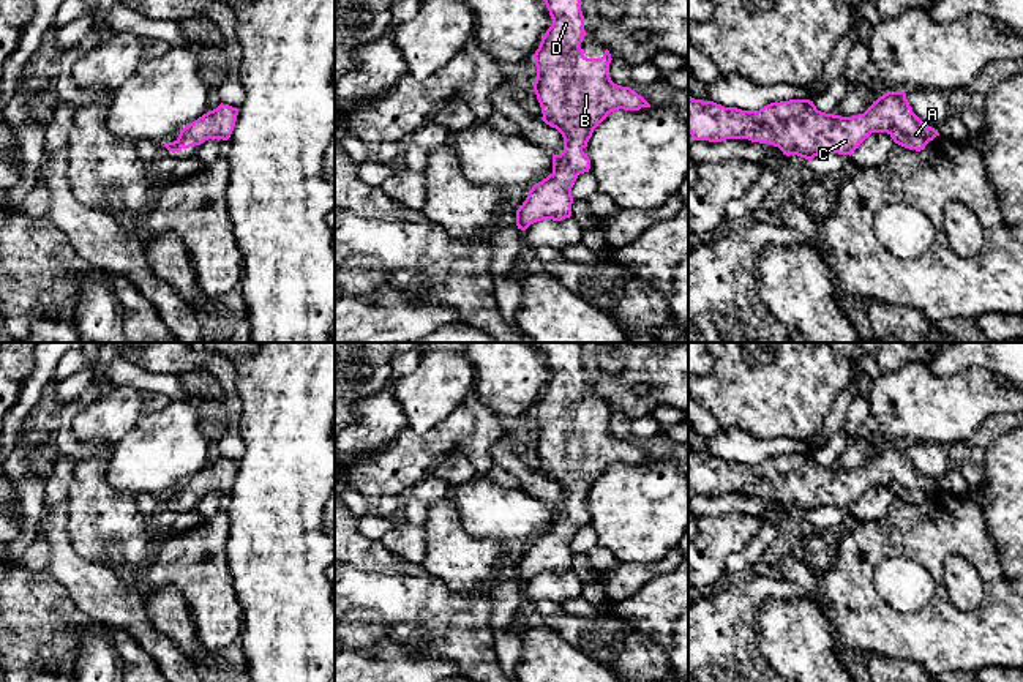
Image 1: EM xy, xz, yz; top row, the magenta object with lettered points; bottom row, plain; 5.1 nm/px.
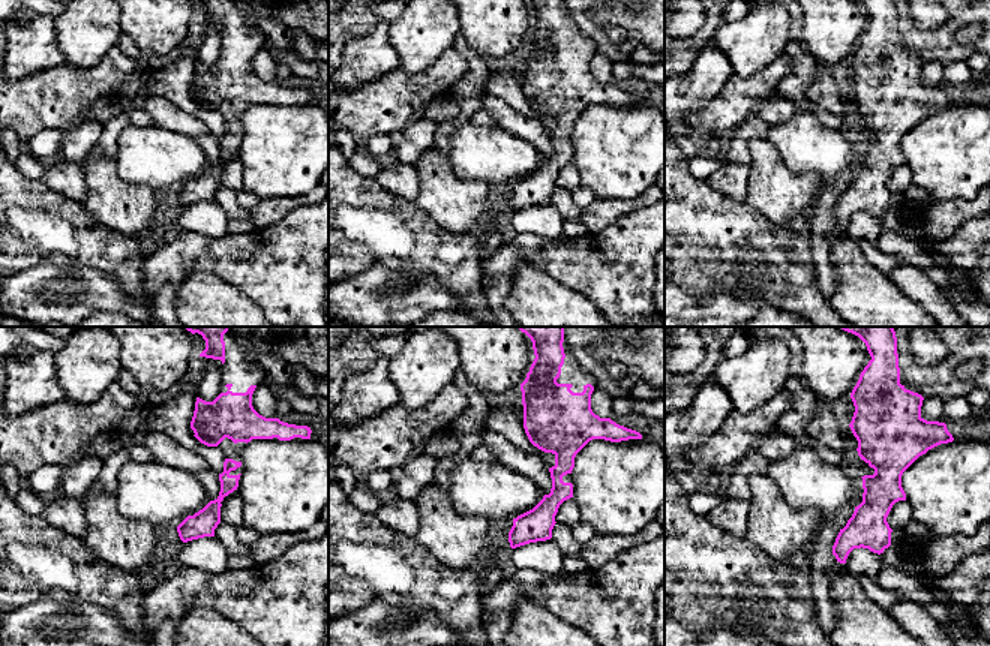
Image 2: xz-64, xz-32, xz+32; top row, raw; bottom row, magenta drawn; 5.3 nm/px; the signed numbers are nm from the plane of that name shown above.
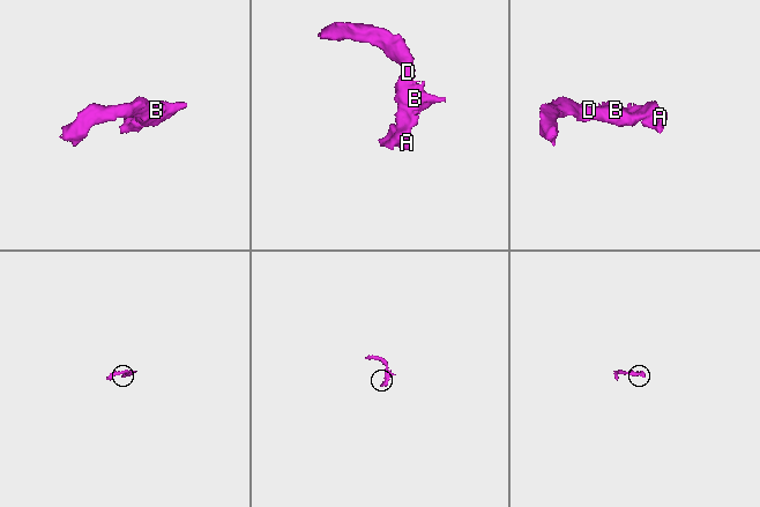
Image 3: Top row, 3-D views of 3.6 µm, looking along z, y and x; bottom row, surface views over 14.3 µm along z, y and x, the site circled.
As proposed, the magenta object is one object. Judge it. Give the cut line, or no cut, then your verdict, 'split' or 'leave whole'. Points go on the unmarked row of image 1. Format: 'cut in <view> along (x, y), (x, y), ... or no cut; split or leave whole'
no cut; leave whole

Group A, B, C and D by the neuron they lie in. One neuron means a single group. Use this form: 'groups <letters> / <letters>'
groups A B C D

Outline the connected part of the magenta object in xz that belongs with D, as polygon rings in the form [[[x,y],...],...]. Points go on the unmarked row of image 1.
[[[581,343],[526,344],[543,352],[553,373],[534,407],[534,445],[541,474],[562,488],[564,505],[553,507],[553,526],[532,540],[516,564],[521,584],[537,575],[570,571],[571,541],[578,529],[590,523],[590,513],[583,504],[594,483],[614,464],[650,461],[635,444],[611,434],[613,412],[608,403],[601,412],[587,412],[579,401],[586,388]]]

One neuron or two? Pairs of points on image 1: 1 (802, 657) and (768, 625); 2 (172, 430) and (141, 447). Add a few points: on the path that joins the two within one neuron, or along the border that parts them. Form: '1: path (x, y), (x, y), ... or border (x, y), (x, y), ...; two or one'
1: path (794, 652), (775, 633); one
2: path (164, 438), (155, 447), (149, 447); one

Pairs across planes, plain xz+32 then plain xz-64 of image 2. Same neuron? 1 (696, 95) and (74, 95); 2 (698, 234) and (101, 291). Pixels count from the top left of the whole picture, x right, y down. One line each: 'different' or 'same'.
1: different
2: different

